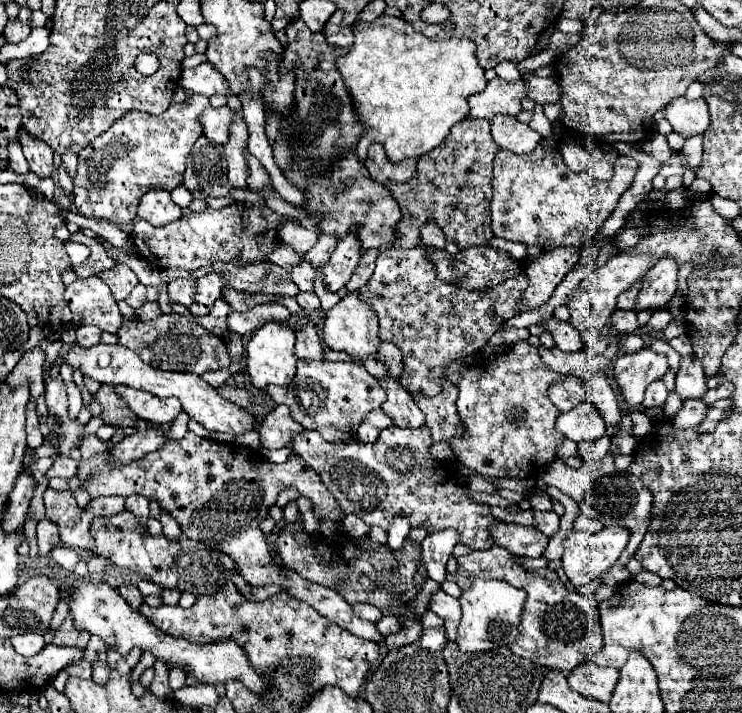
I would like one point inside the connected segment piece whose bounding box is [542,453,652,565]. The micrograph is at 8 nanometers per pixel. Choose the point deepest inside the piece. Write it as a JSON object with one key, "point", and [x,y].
{"point":[602,491]}

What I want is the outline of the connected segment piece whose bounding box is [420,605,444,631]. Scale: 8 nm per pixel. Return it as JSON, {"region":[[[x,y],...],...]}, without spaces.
{"region":[[[428,605],[428,611],[422,615],[422,629],[424,631],[428,631],[428,629],[442,629],[444,627],[444,619],[442,617],[438,617],[432,609],[430,609],[430,605]]]}

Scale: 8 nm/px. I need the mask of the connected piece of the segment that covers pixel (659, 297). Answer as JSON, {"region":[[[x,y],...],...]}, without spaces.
{"region":[[[660,259],[642,281],[642,289],[636,297],[634,311],[654,311],[664,307],[676,295],[678,265],[674,259]]]}

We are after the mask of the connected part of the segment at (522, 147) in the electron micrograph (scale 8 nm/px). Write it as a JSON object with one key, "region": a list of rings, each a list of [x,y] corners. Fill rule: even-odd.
{"region":[[[496,115],[492,119],[492,137],[500,149],[508,149],[512,153],[528,153],[542,139],[540,133],[508,115]]]}

